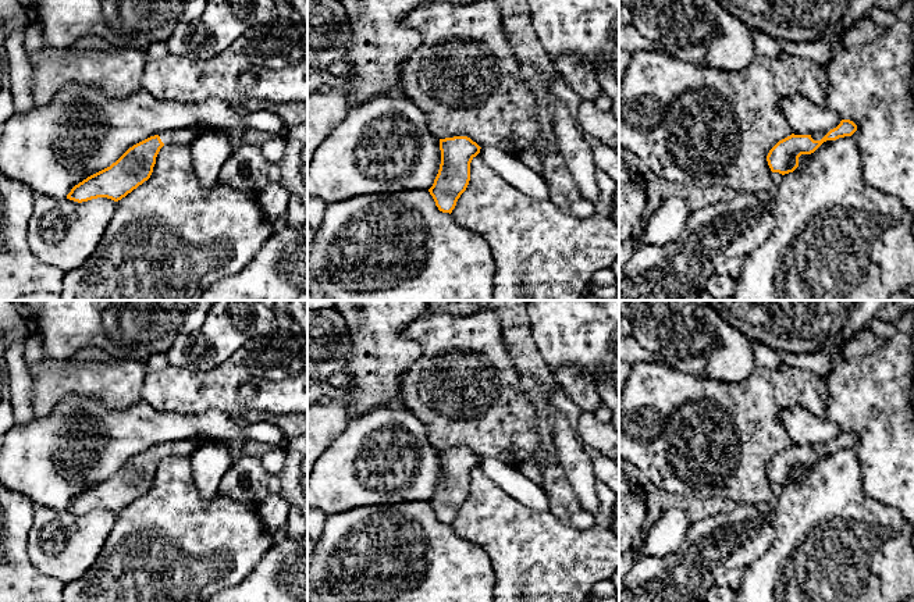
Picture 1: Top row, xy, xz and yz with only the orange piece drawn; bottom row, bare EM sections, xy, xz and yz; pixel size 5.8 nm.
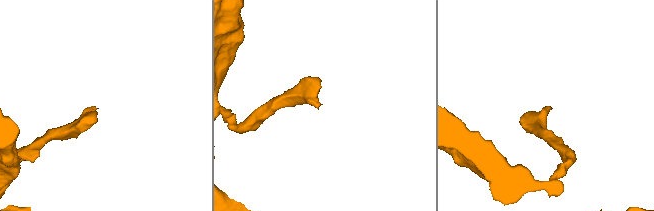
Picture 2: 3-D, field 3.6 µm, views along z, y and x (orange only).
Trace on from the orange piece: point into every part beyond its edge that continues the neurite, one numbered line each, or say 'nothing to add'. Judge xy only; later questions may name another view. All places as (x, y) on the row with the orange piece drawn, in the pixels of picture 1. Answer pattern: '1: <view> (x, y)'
1: xy (184, 135)

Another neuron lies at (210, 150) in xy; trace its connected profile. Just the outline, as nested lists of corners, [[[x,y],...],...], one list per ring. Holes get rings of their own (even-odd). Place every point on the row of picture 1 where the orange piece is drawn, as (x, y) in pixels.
[[[214,128],[199,135],[189,145],[195,172],[203,190],[214,186],[220,170],[236,146],[236,138],[231,132]]]

